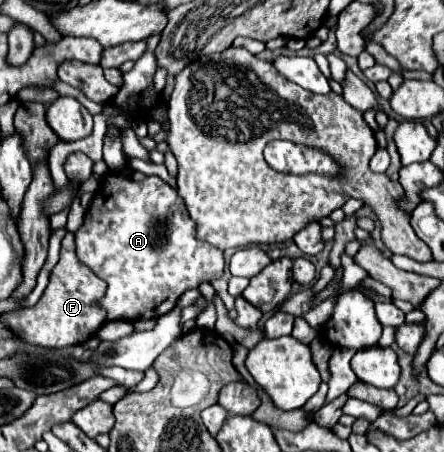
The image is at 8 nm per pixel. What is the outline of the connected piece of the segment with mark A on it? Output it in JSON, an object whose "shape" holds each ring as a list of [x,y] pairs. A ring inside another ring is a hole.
{"shape":[[[116,172],[102,176],[100,190],[86,210],[84,224],[76,230],[76,254],[80,262],[84,262],[96,276],[100,276],[108,284],[106,296],[102,298],[102,306],[108,312],[106,320],[158,318],[174,308],[176,300],[186,288],[198,288],[200,282],[219,279],[224,268],[222,252],[196,240],[194,222],[190,220],[184,200],[178,196],[176,188],[172,188],[158,176],[134,182]]]}

